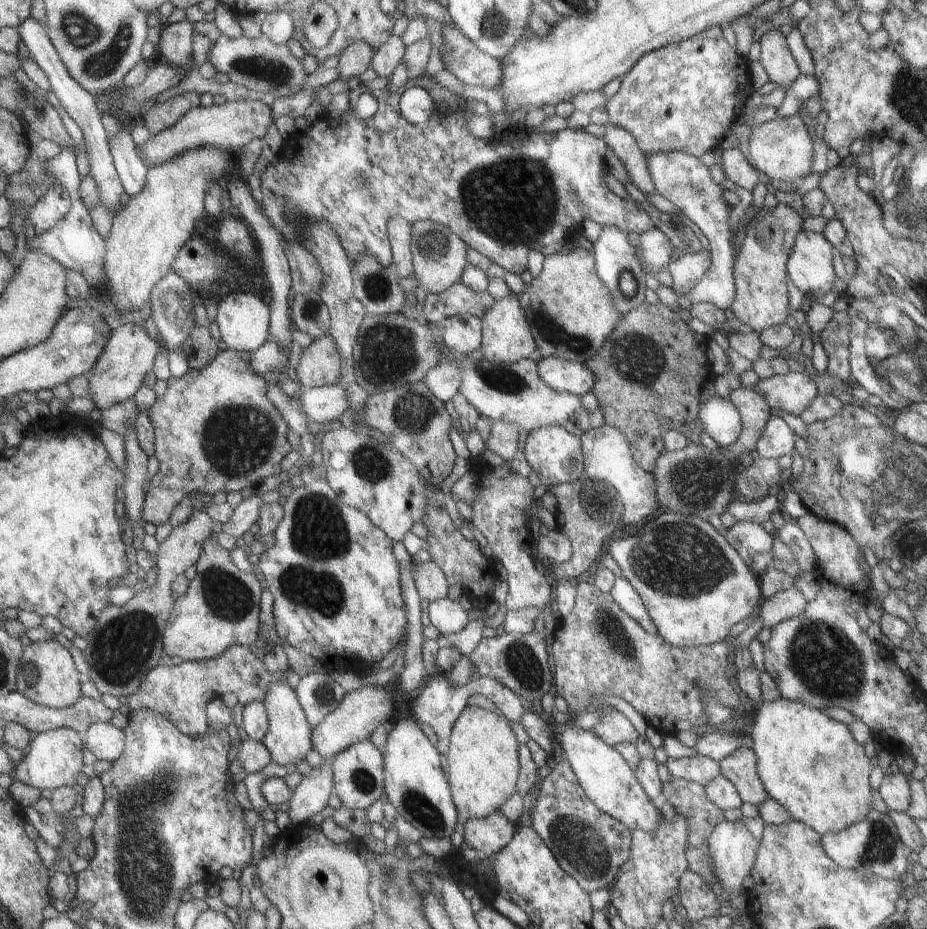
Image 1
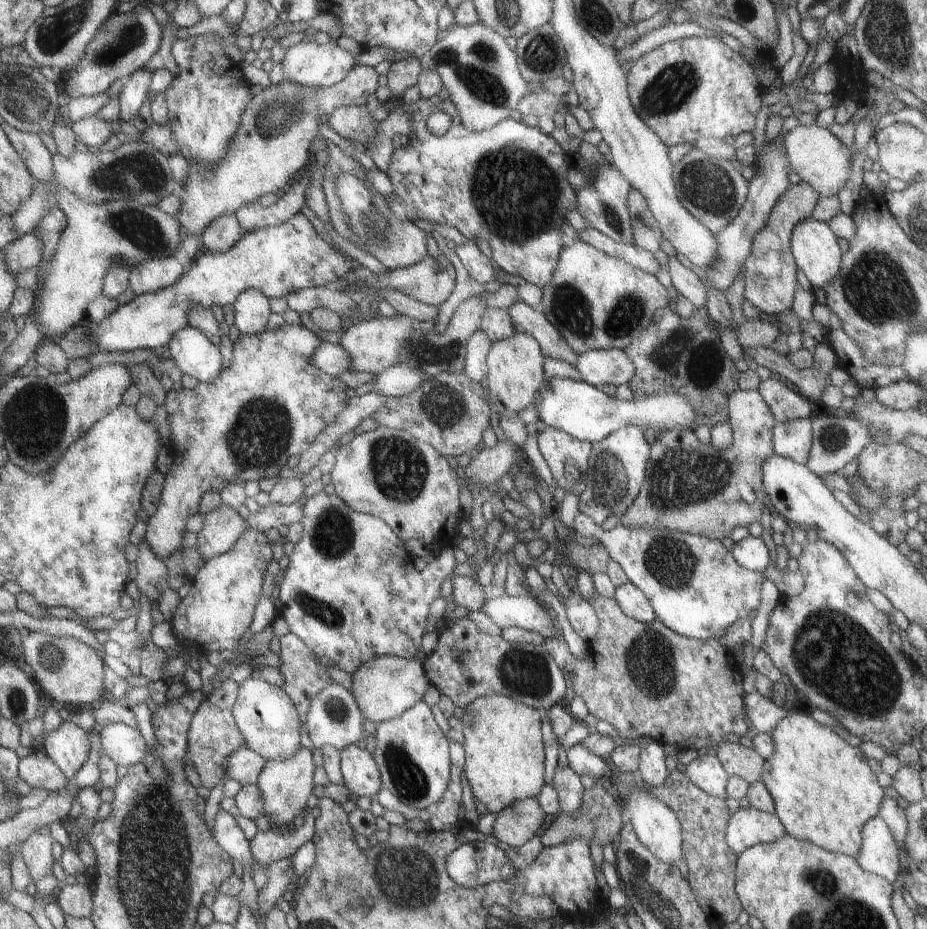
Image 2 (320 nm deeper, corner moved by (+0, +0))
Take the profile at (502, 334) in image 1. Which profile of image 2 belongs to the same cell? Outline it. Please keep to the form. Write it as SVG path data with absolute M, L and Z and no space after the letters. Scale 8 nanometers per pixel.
M514 332L509 338L496 341L489 352L488 373L488 397L495 412L507 417L517 417L517 414L532 404L543 382L543 352L541 346L537 346L534 337L529 333Z

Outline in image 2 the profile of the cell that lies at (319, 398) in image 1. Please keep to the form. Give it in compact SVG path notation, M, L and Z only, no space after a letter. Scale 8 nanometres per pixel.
M396 364L383 371L376 379L373 391L386 397L406 395L426 381L426 372L410 364Z

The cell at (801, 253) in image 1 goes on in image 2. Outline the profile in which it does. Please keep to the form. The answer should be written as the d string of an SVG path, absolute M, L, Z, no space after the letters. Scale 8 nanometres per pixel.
M809 217L798 222L790 232L789 250L810 286L824 288L839 270L842 253L825 221Z

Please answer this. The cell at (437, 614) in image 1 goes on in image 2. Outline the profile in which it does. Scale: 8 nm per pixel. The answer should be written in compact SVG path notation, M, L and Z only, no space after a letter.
M504 594L500 597L491 597L482 611L501 629L519 627L539 633L543 638L561 633L559 628L551 623L551 618L541 603L527 595Z

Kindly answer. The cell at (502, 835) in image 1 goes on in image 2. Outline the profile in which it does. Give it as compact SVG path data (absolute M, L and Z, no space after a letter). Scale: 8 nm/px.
M535 797L521 799L504 808L494 824L494 836L509 846L518 847L533 839L543 824L545 813Z

